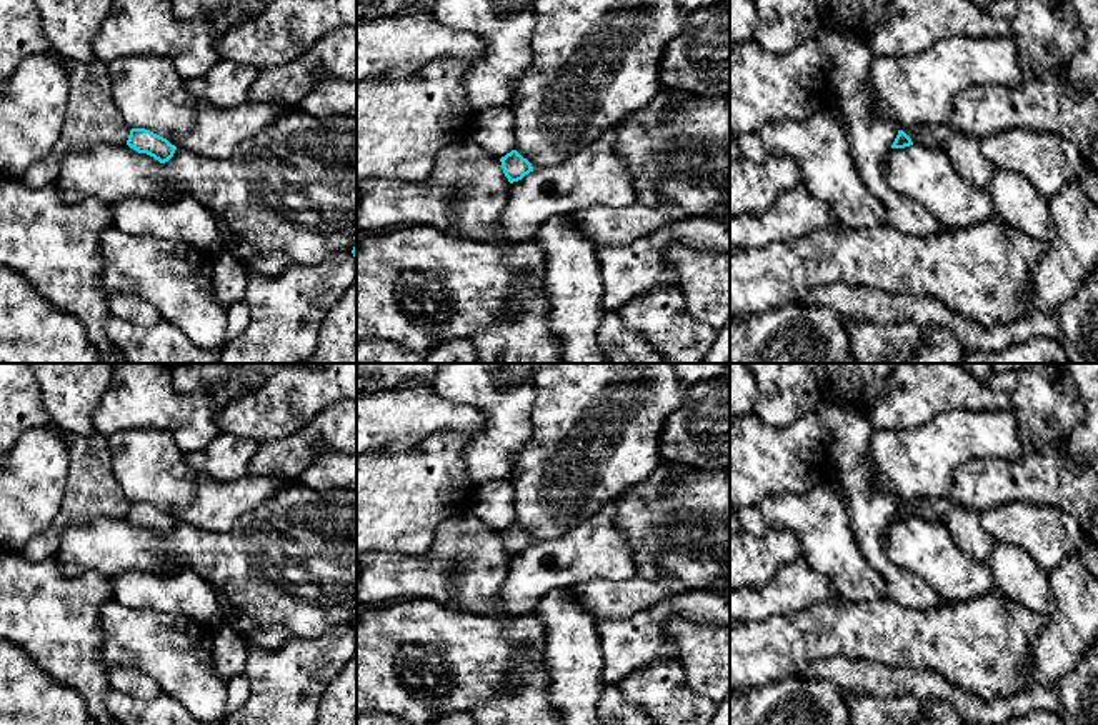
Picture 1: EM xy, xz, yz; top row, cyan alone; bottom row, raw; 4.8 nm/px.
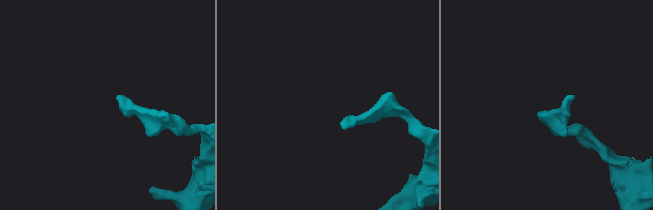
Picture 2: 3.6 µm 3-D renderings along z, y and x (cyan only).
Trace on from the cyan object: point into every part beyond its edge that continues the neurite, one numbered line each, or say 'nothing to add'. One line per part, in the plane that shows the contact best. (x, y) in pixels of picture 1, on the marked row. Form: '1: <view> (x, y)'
nothing to add

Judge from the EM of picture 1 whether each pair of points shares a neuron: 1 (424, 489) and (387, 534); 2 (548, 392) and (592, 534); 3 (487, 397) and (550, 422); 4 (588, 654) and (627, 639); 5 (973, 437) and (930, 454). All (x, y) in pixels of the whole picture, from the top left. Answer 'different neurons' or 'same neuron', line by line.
1: same neuron
2: different neurons
3: different neurons
4: different neurons
5: same neuron

